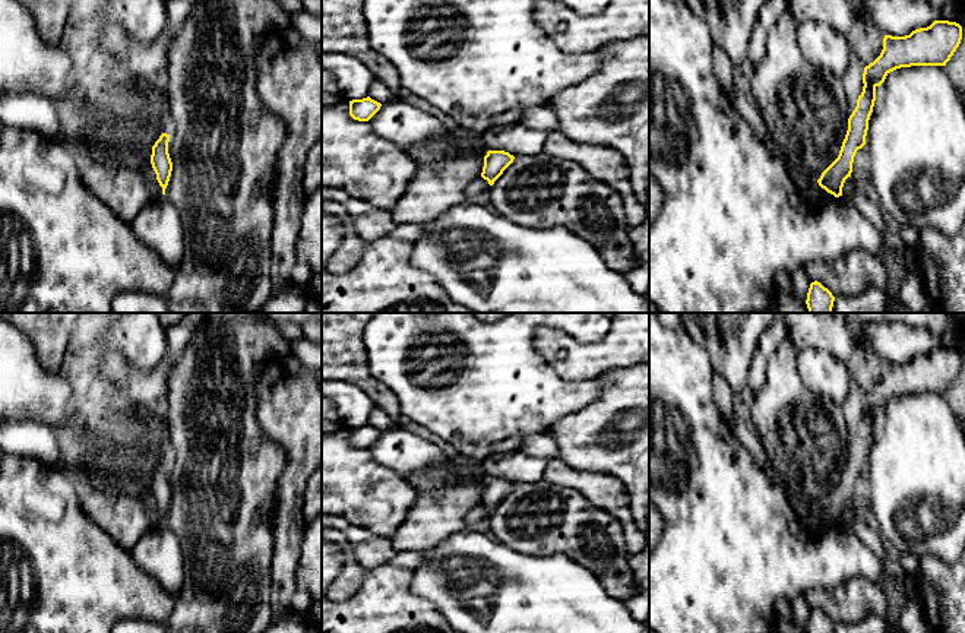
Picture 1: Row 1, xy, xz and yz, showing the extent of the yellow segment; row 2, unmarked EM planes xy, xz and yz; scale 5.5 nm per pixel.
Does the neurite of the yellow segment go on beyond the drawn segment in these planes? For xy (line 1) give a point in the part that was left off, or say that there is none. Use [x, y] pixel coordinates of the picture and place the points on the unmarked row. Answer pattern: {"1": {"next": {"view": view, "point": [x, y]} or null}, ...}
{"1": {"next": null}}

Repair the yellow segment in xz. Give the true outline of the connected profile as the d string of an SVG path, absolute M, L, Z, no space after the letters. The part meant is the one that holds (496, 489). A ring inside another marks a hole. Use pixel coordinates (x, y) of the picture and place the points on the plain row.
M488 478L484 484L484 494L481 504L490 513L503 501L503 499L513 490L515 484L504 478Z

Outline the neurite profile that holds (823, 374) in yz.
M806 346L797 354L797 371L803 384L816 396L842 405L849 393L849 371L828 351Z

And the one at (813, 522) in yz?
M817 509L811 510L804 519L801 519L801 523L811 534L823 534L836 526L833 522L822 516Z

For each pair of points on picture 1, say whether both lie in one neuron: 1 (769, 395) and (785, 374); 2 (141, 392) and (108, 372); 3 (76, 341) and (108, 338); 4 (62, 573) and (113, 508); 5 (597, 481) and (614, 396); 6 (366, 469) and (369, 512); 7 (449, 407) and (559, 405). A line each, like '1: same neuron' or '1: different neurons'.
1: same neuron
2: same neuron
3: different neurons
4: different neurons
5: different neurons
6: same neuron
7: same neuron

